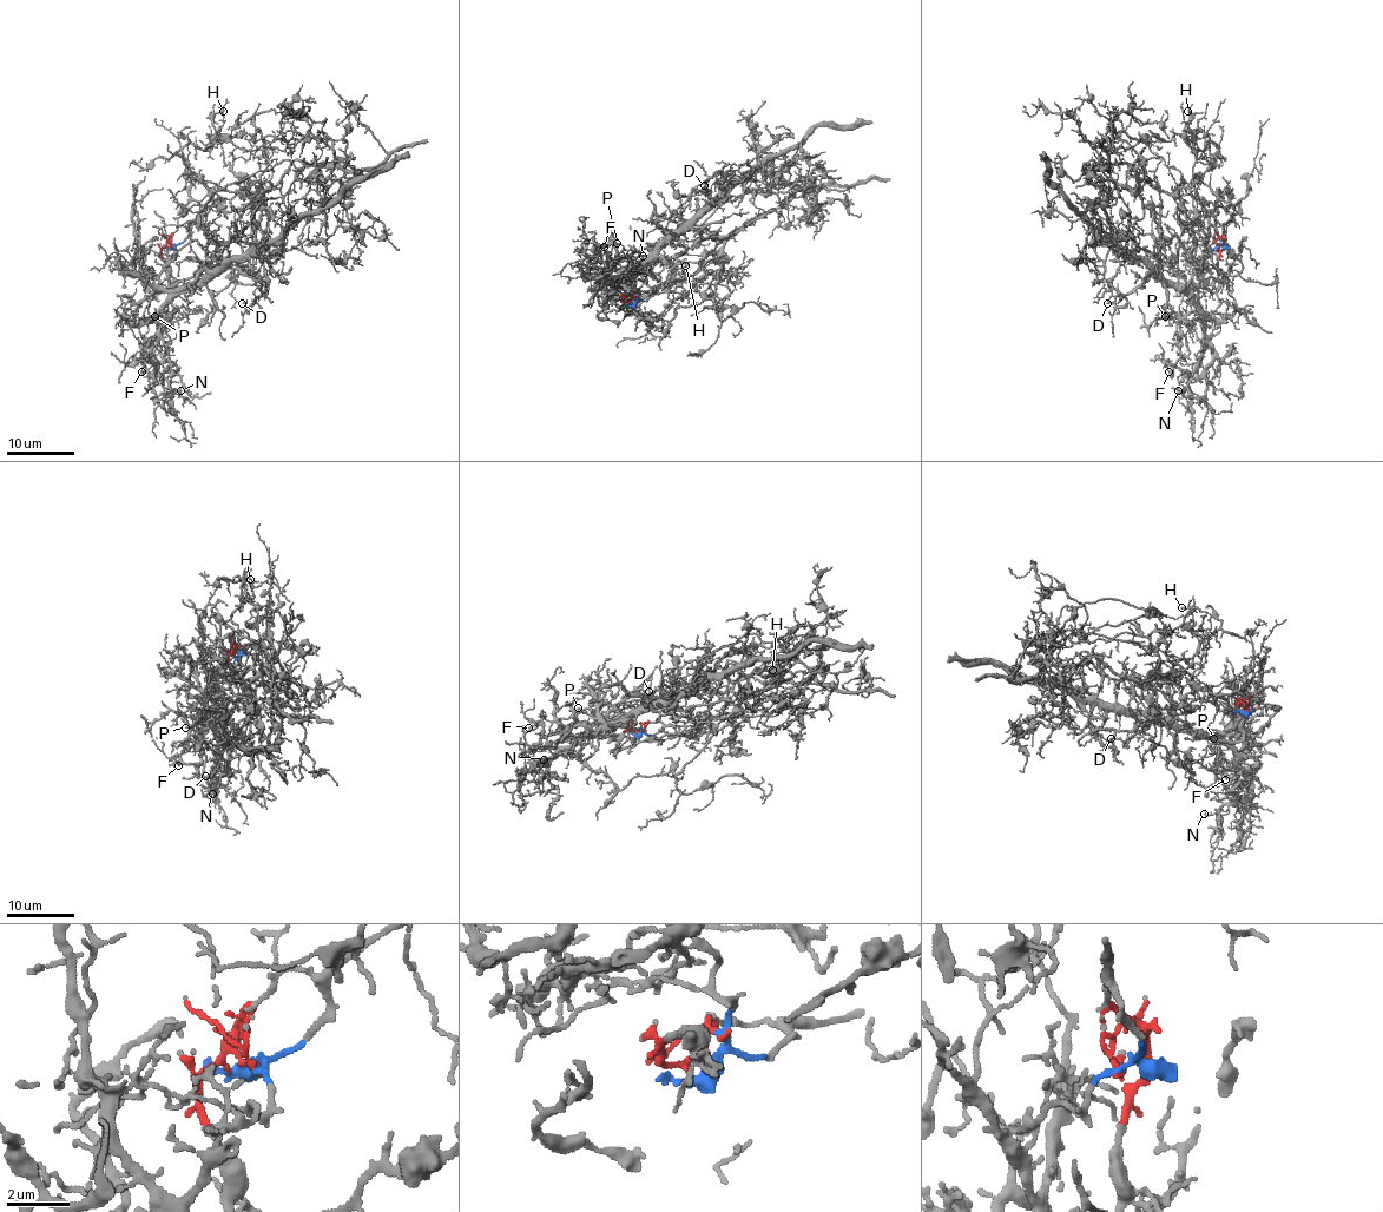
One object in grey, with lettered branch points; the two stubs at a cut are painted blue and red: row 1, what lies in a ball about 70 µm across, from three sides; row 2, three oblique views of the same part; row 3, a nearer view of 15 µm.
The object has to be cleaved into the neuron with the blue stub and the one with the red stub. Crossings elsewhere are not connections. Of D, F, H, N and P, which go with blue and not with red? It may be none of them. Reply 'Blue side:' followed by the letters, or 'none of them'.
Blue side: H

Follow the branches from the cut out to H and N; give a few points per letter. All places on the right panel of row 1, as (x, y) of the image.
H: (1226, 246), (1211, 203), (1159, 191), (1137, 160), (1108, 160), (1121, 132), (1144, 140), (1184, 136), (1187, 110)
N: (1224, 246), (1216, 282), (1192, 294), (1210, 346), (1210, 366), (1186, 389), (1177, 390)

